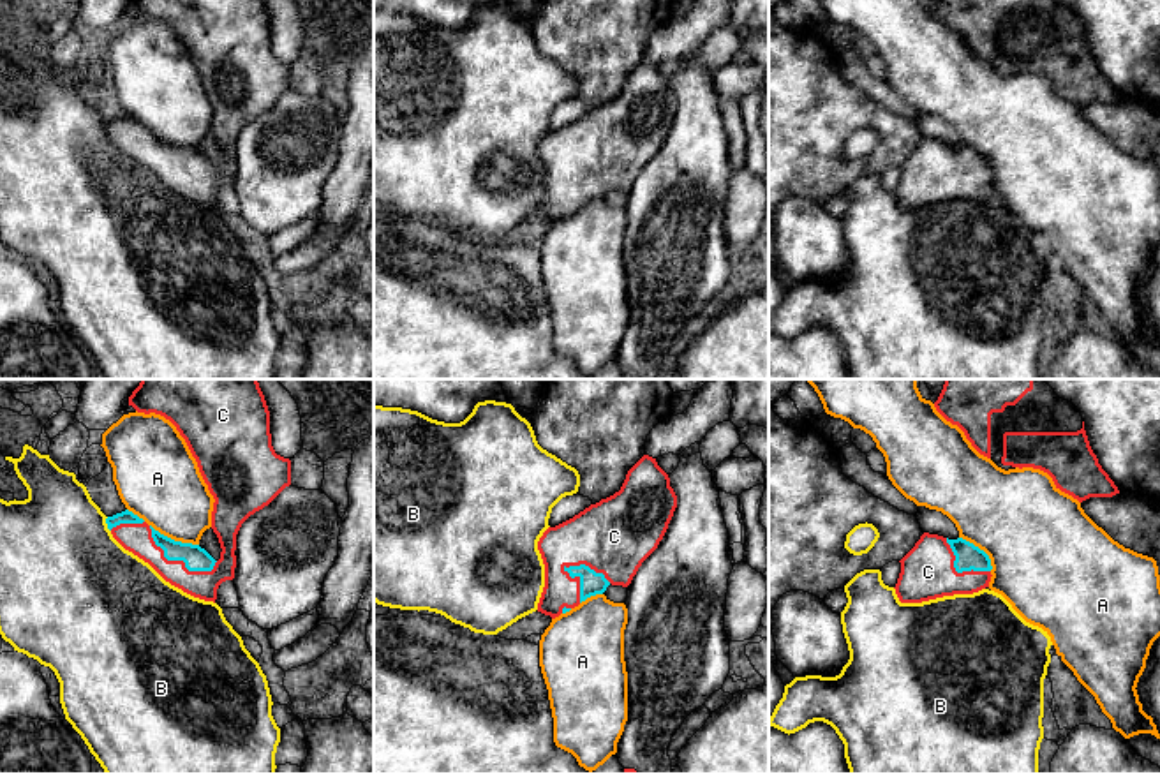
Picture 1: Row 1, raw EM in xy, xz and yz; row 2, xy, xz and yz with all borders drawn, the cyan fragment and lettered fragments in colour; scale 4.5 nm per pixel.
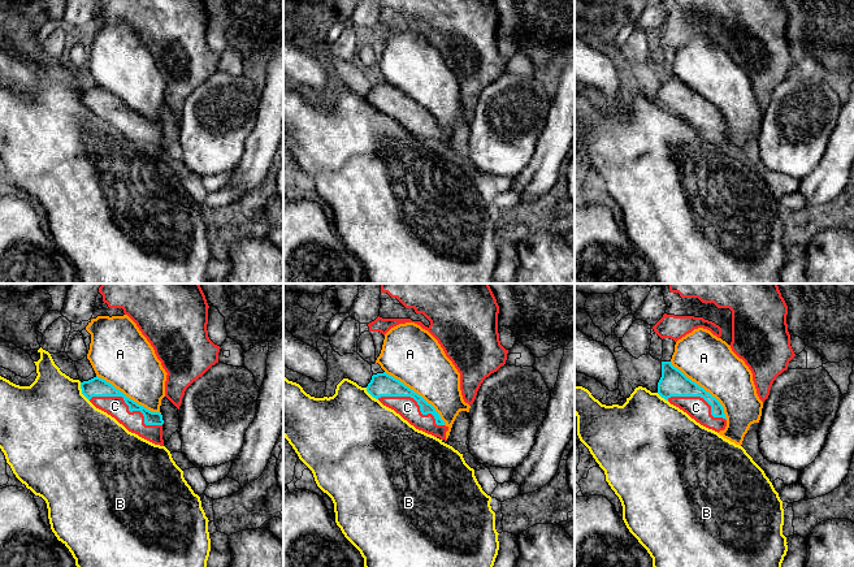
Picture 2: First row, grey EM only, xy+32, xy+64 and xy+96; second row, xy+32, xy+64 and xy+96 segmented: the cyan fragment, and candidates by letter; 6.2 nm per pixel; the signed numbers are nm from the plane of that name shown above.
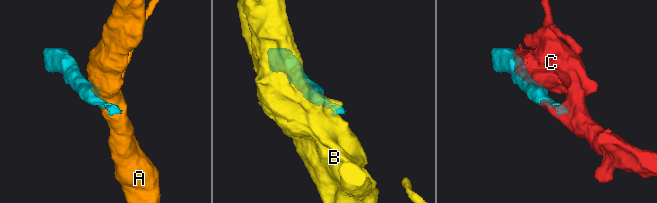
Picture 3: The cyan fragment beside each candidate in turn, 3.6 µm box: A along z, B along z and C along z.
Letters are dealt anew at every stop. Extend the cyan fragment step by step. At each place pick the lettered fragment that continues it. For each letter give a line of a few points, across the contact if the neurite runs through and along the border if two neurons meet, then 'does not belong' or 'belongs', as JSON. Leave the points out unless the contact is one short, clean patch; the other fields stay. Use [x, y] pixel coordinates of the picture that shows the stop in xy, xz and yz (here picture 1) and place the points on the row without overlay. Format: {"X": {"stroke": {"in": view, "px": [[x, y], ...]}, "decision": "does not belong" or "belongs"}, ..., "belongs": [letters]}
{"A": {"decision": "does not belong"}, "B": {"stroke": {"in": "xy", "px": [[106, 122], [110, 136]]}, "decision": "does not belong"}, "C": {"decision": "belongs"}, "belongs": ["C"]}

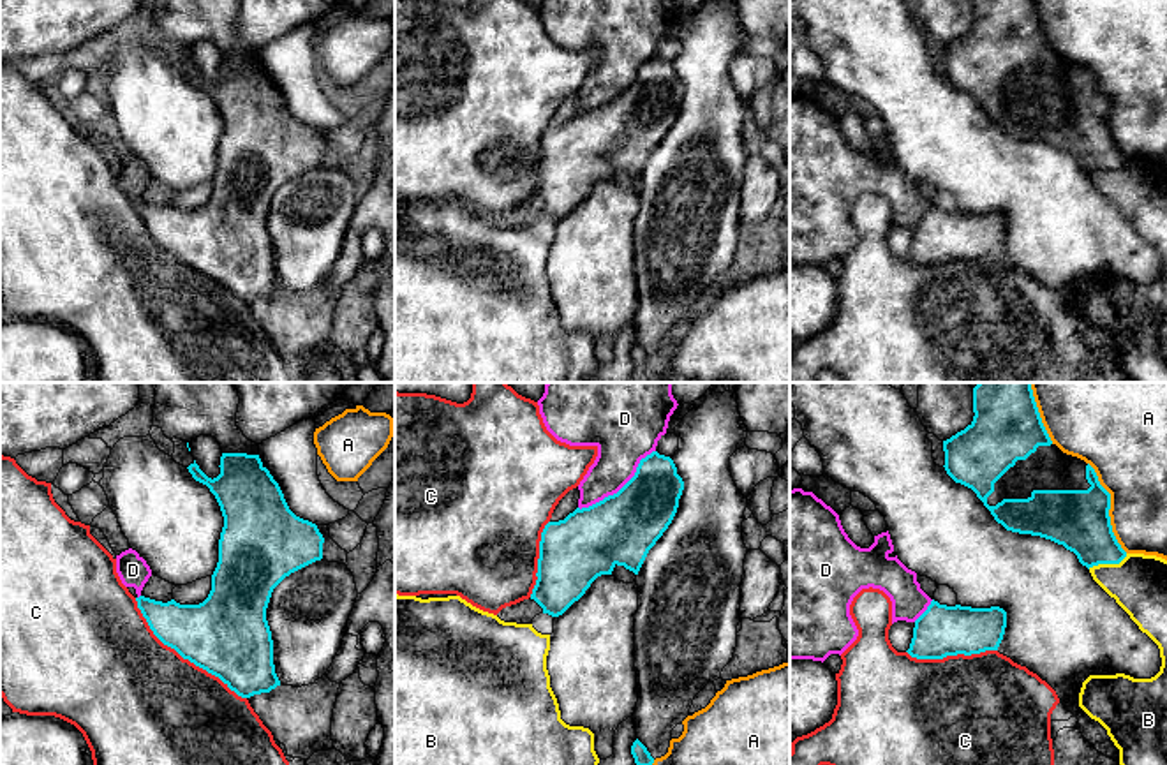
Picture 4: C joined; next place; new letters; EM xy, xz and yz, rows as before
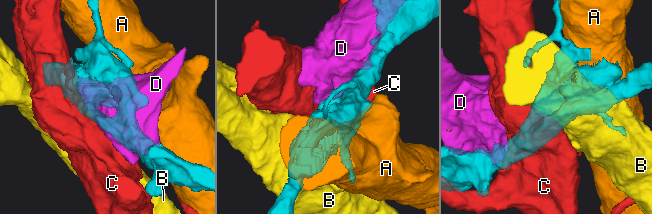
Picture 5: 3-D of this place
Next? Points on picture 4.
{"A": {"decision": "does not belong"}, "B": {"decision": "does not belong"}, "C": {"decision": "does not belong"}, "D": {"decision": "does not belong"}, "belongs": []}

